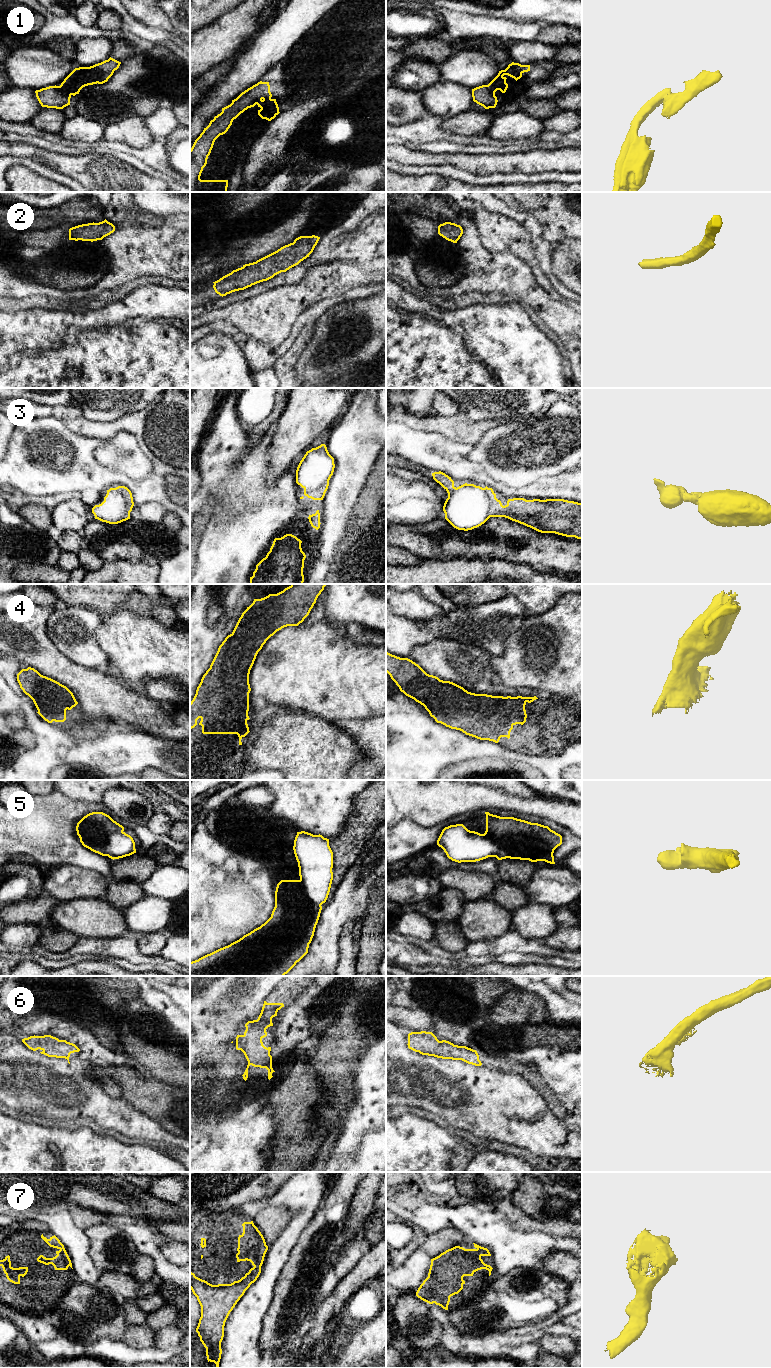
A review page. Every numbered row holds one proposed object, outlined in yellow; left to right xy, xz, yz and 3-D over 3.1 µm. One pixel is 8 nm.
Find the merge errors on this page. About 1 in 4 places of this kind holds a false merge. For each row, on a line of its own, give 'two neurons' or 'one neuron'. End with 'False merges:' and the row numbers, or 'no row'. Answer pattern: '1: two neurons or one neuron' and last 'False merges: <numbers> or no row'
1: one neuron
2: one neuron
3: one neuron
4: one neuron
5: one neuron
6: one neuron
7: one neuron
False merges: no row

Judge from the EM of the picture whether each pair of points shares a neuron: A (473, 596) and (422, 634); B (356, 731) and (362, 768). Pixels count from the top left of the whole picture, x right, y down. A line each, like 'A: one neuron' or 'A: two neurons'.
A: two neurons
B: one neuron

